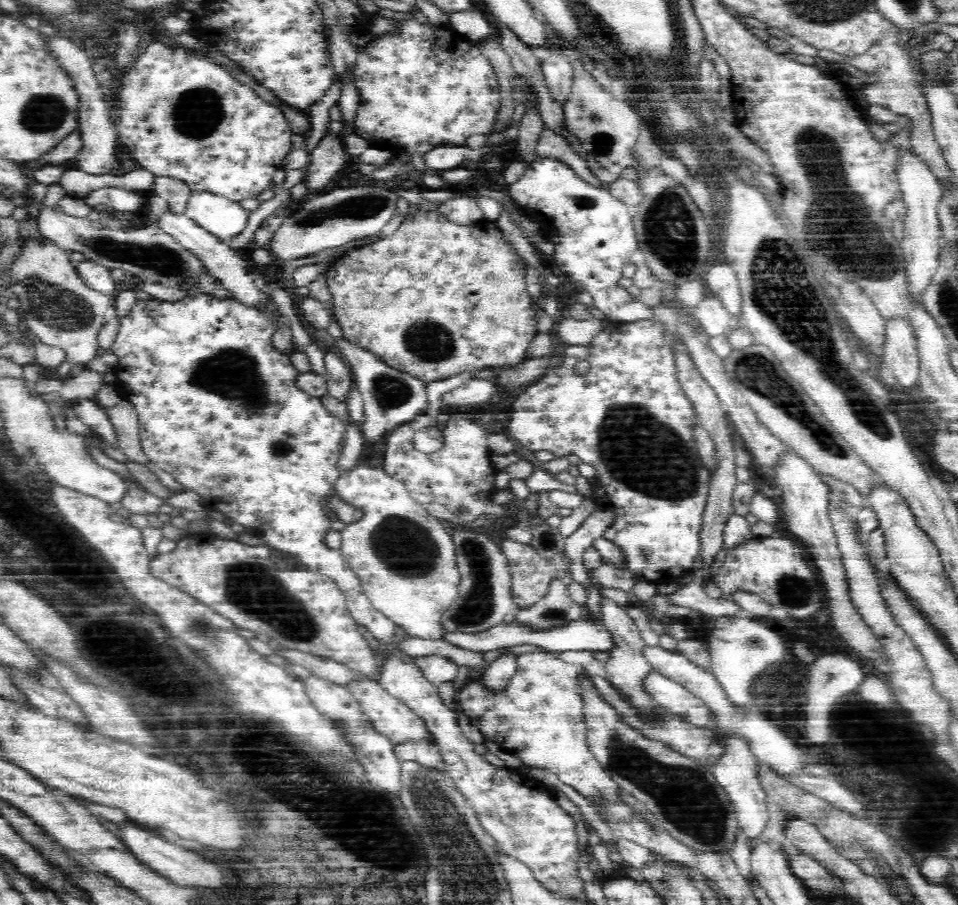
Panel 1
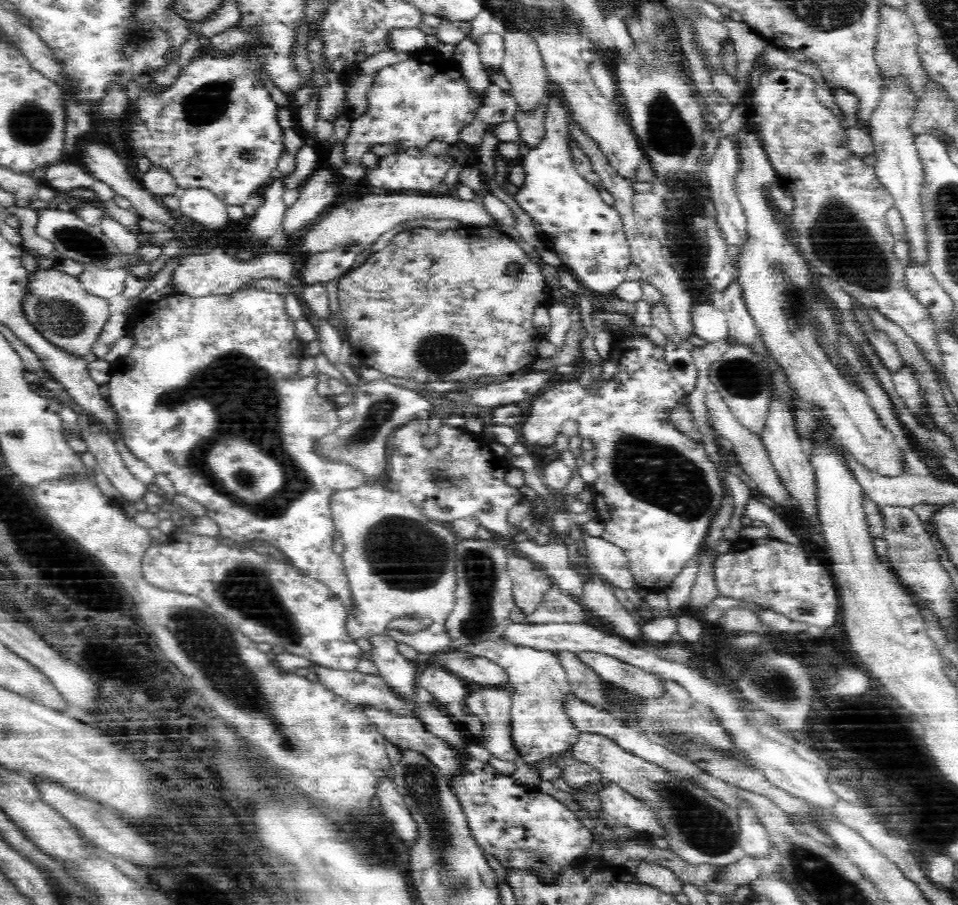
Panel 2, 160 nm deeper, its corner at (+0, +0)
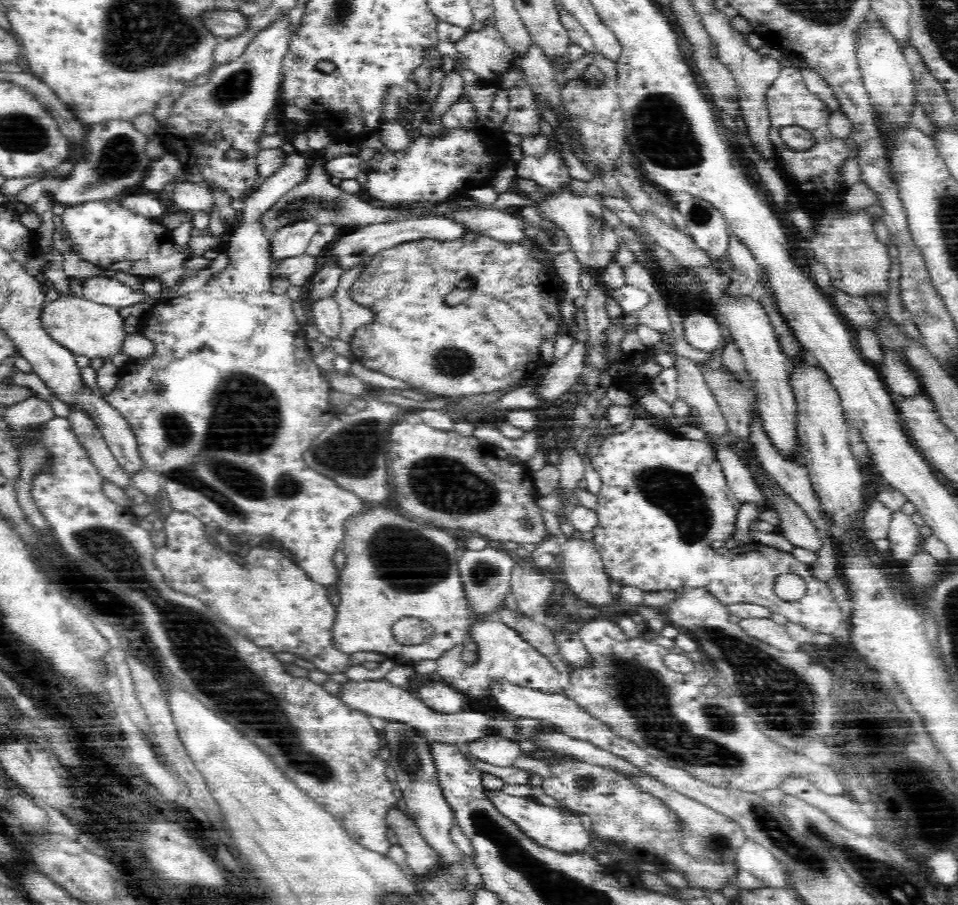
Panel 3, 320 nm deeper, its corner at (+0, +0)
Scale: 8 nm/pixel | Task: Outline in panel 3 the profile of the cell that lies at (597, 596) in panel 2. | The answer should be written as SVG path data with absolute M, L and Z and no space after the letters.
M560 535L559 543L565 582L575 592L576 598L590 602L592 608L612 606L618 596L612 594L610 576L591 541L566 539Z

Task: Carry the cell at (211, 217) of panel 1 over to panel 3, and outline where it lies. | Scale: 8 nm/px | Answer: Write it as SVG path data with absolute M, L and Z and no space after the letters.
M196 184L175 185L171 191L171 207L182 212L208 212L216 211L214 196L211 190Z

